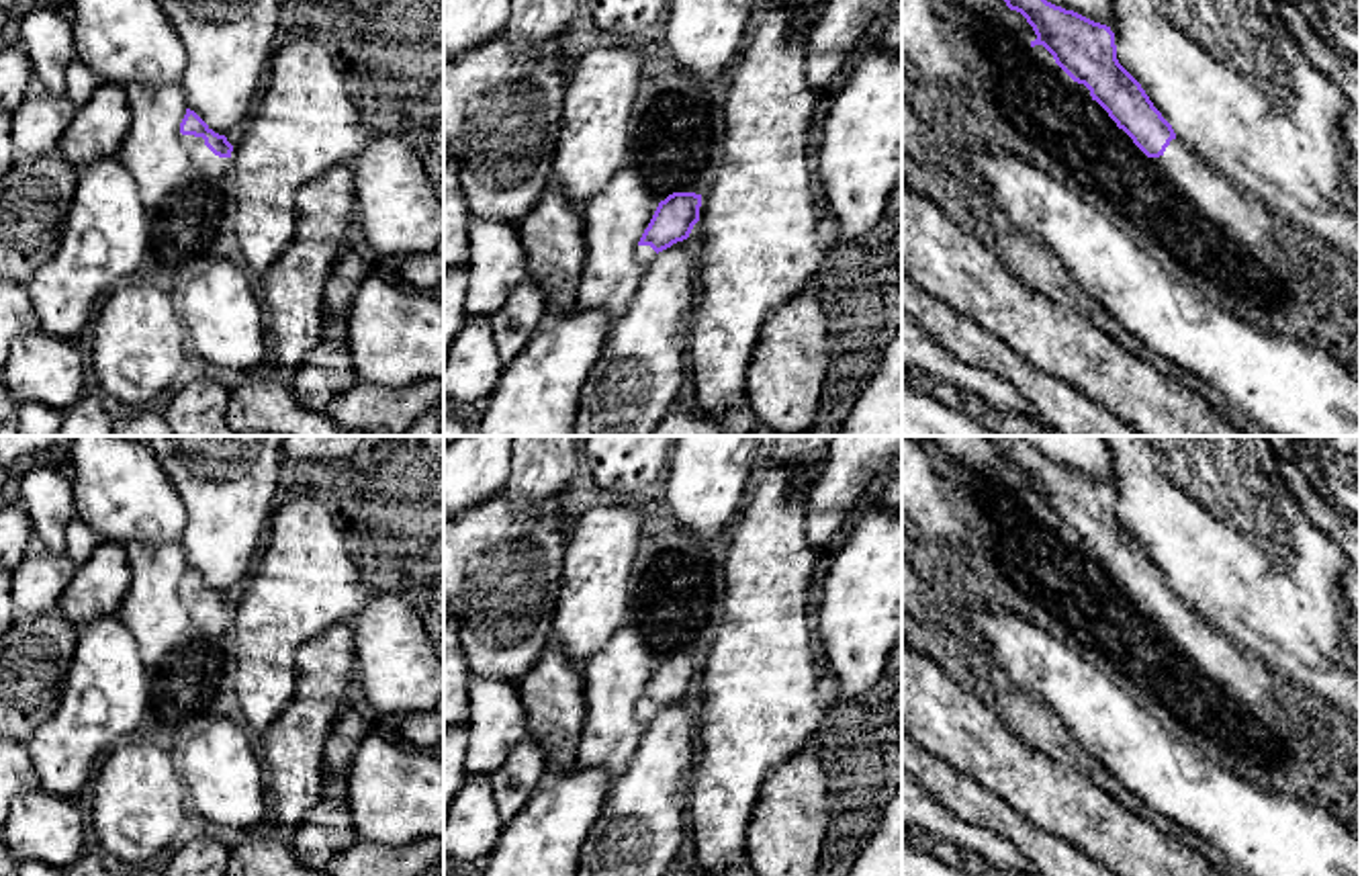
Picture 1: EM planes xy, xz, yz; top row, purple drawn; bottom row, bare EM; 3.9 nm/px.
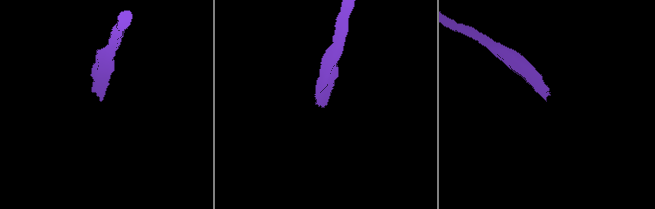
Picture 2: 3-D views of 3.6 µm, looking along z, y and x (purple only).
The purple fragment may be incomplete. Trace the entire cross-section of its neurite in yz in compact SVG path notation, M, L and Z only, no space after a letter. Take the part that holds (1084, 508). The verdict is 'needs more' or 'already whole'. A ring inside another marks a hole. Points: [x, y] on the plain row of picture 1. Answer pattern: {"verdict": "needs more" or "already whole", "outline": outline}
{"verdict": "needs more", "outline": "M992 436L1010 469L1021 471L1033 485L1037 497L1031 506L1043 503L1055 522L1078 542L1090 549L1108 575L1133 602L1186 653L1200 669L1227 690L1237 690L1241 700L1272 718L1278 727L1301 737L1309 745L1329 749L1346 772L1360 780L1358 733L1327 706L1309 698L1301 688L1268 667L1262 659L1239 649L1223 630L1215 628L1194 608L1182 600L1172 583L1153 565L1141 542L1119 522L1115 491L1110 485L1094 481L1074 469L1047 461L1033 444L1018 436Z"}

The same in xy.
{"verdict": "needs more", "outline": "M190 567L180 581L180 600L194 622L194 632L227 641L233 604Z"}

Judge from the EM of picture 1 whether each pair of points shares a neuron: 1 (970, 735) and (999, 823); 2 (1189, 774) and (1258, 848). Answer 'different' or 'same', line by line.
1: different
2: same

